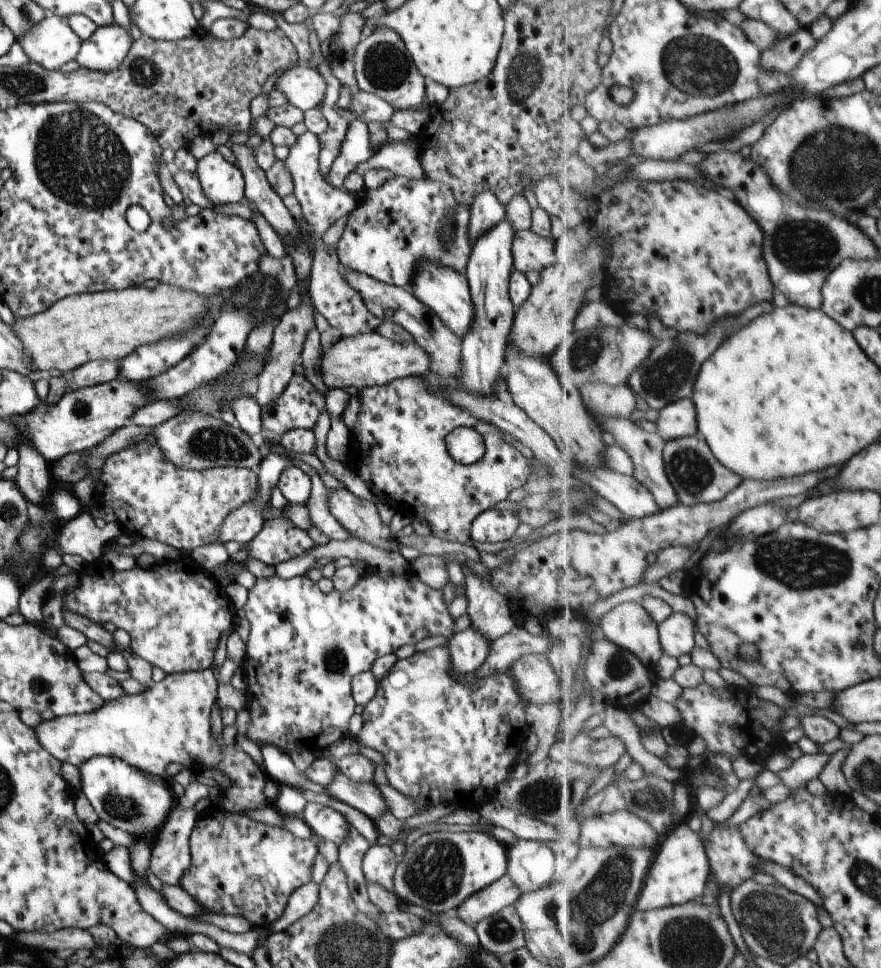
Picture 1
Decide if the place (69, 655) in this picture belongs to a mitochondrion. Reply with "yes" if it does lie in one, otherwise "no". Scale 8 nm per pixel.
no

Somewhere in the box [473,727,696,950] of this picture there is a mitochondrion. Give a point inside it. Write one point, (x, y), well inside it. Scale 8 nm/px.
(543, 796)

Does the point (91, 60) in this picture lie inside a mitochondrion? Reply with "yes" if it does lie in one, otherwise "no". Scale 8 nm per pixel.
no

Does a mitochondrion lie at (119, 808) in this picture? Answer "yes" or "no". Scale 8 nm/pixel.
yes

